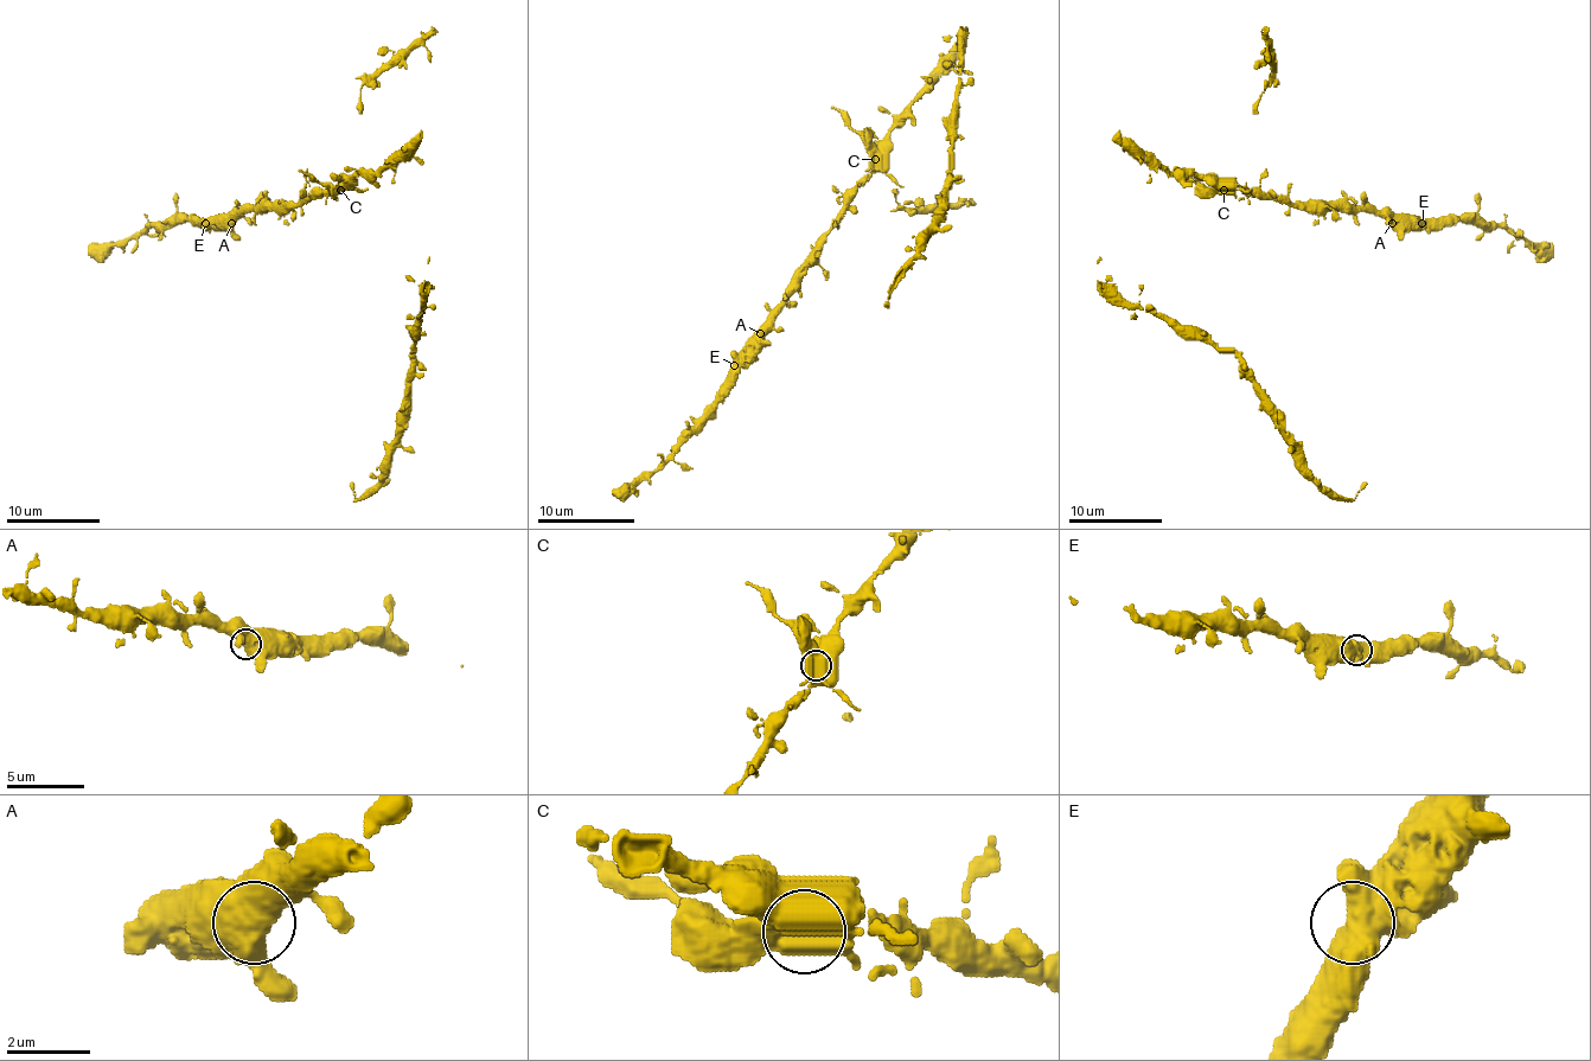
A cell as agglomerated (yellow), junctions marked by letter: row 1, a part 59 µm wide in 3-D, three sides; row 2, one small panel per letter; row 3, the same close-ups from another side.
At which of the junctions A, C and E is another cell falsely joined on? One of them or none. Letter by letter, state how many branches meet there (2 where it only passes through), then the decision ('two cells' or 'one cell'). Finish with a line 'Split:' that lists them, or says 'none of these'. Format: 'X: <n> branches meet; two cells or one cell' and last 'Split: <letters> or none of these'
A: 3 branches meet; one cell
C: 3 branches meet; one cell
E: 3 branches meet; one cell
Split: none of these

